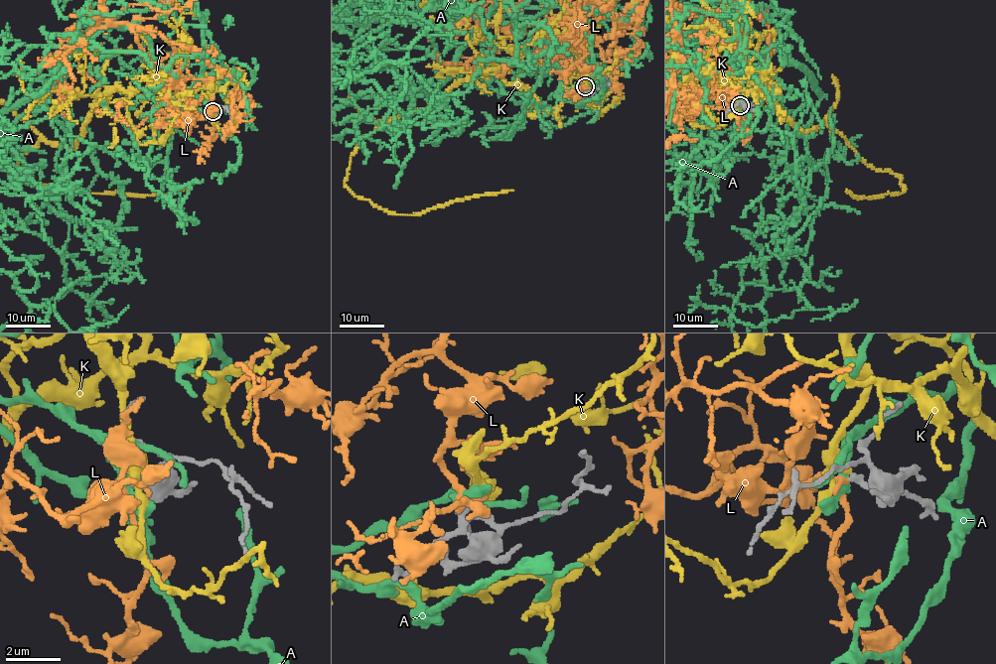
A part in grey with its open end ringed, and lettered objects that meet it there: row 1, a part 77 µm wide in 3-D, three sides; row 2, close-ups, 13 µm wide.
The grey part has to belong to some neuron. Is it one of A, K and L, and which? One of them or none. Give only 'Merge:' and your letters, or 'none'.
Merge: L

